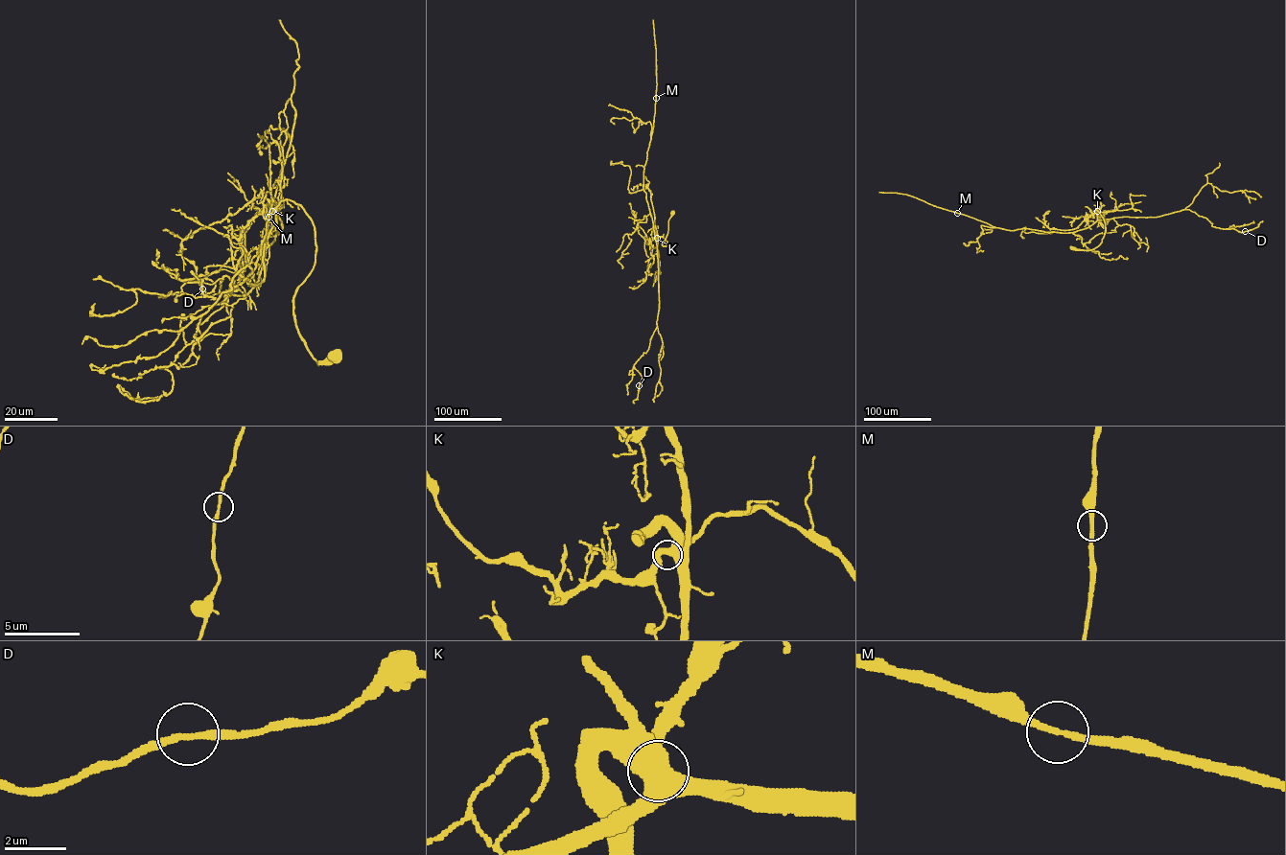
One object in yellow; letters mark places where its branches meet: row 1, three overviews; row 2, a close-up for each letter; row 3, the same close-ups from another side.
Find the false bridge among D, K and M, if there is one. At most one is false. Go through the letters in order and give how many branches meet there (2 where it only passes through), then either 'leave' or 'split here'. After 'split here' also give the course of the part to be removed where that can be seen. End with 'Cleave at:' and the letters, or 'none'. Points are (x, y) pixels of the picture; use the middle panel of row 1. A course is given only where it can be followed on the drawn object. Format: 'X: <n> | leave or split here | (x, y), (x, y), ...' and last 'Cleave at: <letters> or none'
D: 2 | leave
K: 2 | leave
M: 2 | leave
Cleave at: none

